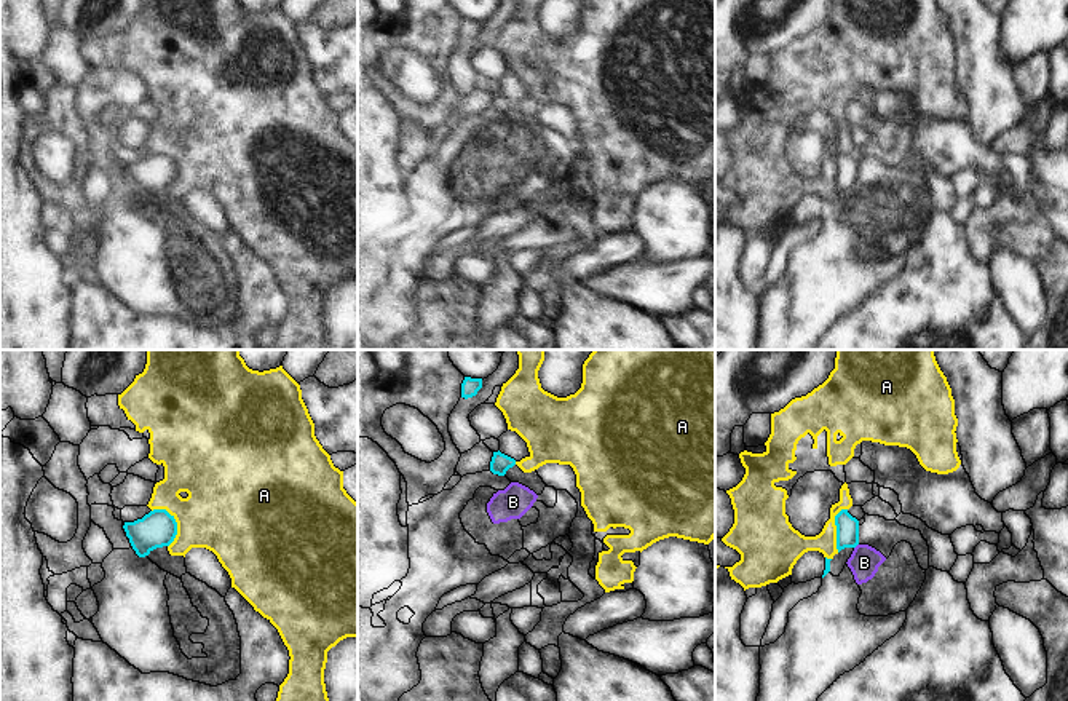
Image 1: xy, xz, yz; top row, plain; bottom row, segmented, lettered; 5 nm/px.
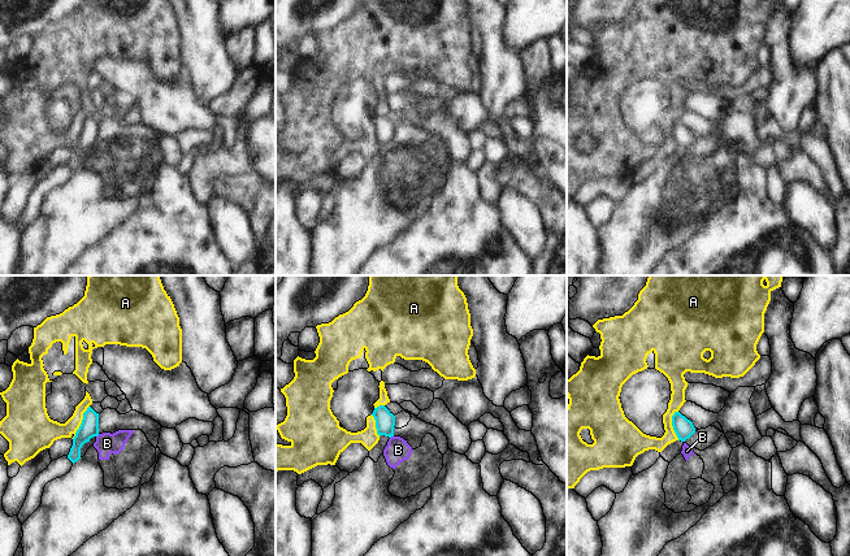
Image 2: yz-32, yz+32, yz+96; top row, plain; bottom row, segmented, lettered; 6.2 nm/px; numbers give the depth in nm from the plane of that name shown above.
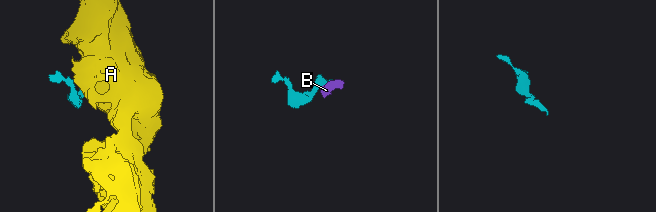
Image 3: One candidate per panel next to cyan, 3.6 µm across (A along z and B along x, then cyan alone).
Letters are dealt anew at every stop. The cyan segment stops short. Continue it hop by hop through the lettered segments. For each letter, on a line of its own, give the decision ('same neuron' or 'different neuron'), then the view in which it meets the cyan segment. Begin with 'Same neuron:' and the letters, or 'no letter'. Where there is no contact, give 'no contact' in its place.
Same neuron: no letter
A: different neuron; meets cyan in xy
B: different neuron; meets cyan in yz

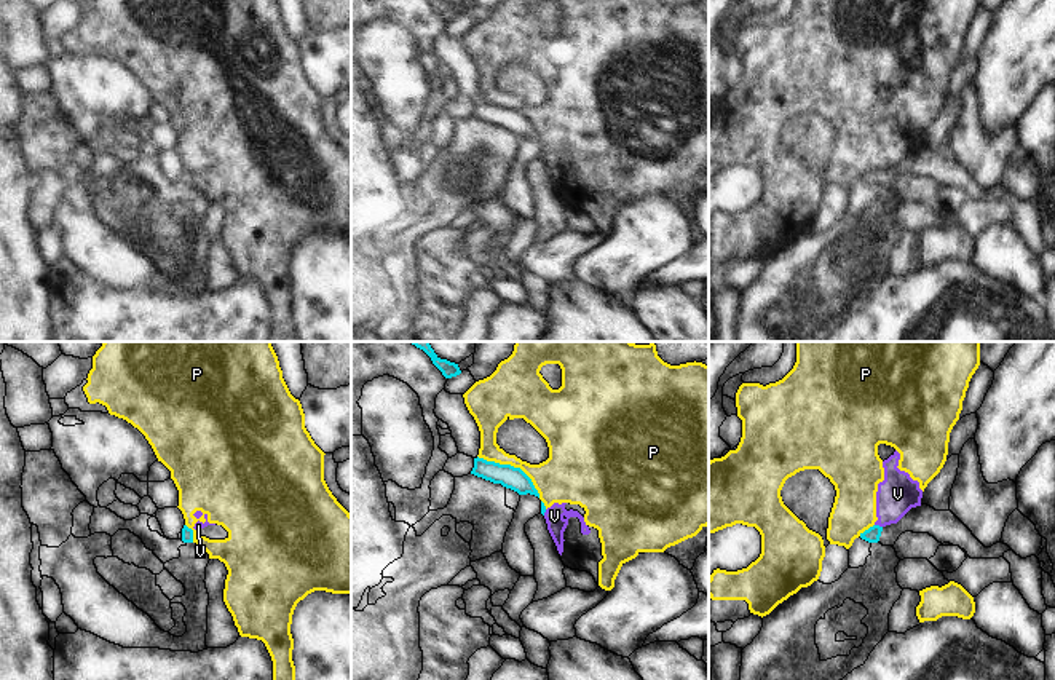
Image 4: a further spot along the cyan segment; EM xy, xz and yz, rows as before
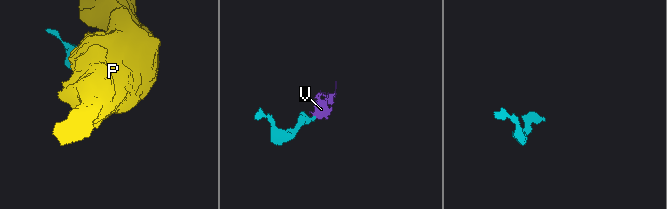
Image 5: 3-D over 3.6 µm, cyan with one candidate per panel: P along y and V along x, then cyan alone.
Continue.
Same neuron: no letter
P: different neuron; meets cyan in xz
V: different neuron; meets cyan in yz

